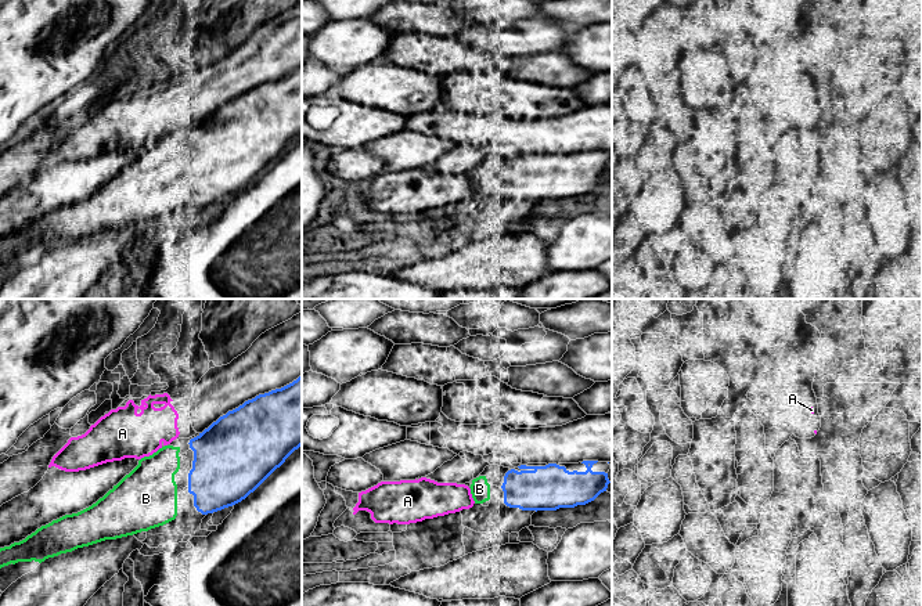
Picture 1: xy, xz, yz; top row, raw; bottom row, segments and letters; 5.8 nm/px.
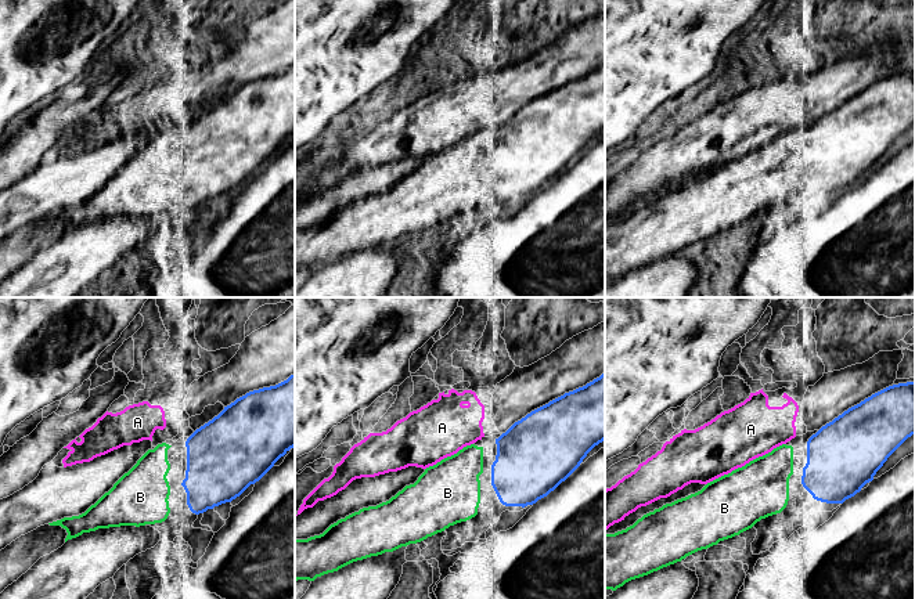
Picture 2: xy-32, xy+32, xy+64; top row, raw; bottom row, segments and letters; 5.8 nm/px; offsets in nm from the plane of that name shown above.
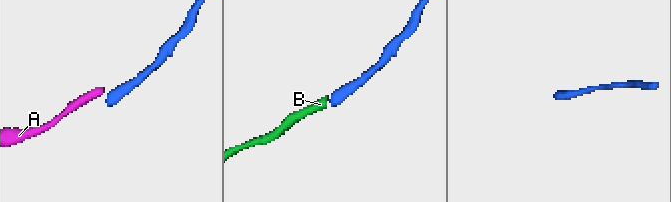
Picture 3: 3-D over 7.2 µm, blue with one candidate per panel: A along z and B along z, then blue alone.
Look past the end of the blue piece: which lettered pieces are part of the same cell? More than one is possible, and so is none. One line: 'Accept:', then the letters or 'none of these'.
Accept: B

